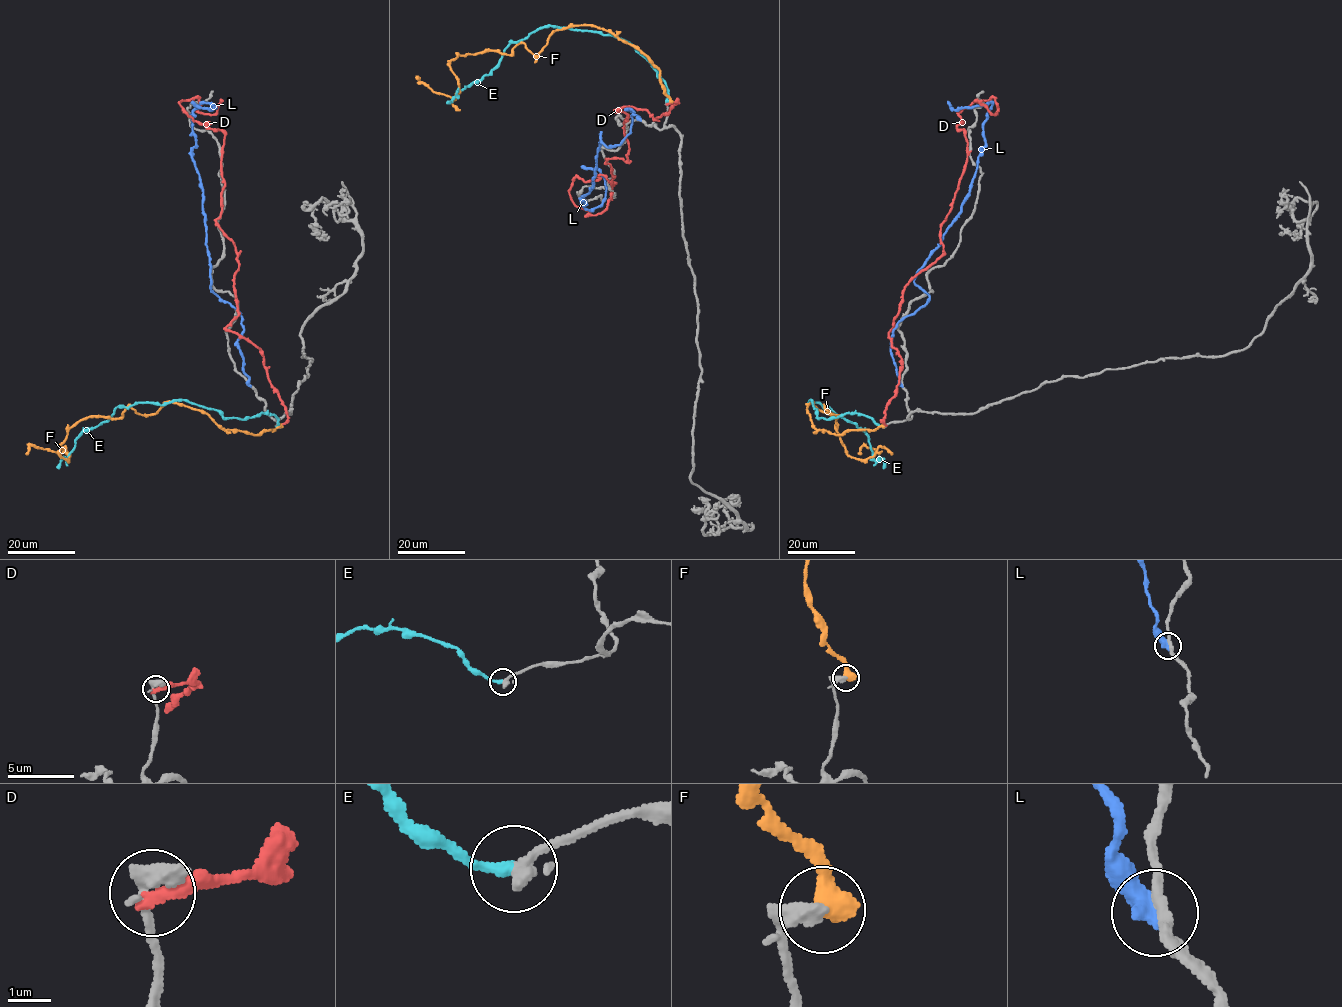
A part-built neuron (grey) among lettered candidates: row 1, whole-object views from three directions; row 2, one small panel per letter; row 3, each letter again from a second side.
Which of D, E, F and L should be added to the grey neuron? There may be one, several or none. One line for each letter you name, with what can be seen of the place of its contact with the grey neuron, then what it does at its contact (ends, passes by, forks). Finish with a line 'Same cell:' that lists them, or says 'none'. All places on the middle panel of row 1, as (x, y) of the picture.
E: meets grey at (667, 101); it ends there
Same cell: E

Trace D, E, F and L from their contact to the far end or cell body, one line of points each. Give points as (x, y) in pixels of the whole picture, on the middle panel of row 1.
D: (667, 103), (616, 111), (613, 186), (569, 191), (587, 216), (612, 192)
E: (666, 101), (666, 85), (629, 42), (552, 25), (511, 41), (488, 74), (448, 101)
F: (670, 101), (650, 59), (597, 26), (556, 30), (538, 56), (523, 43), (458, 55), (456, 97), (415, 77)
L: (639, 120), (627, 110), (618, 145), (601, 132), (581, 199), (592, 210), (605, 177), (581, 166)

